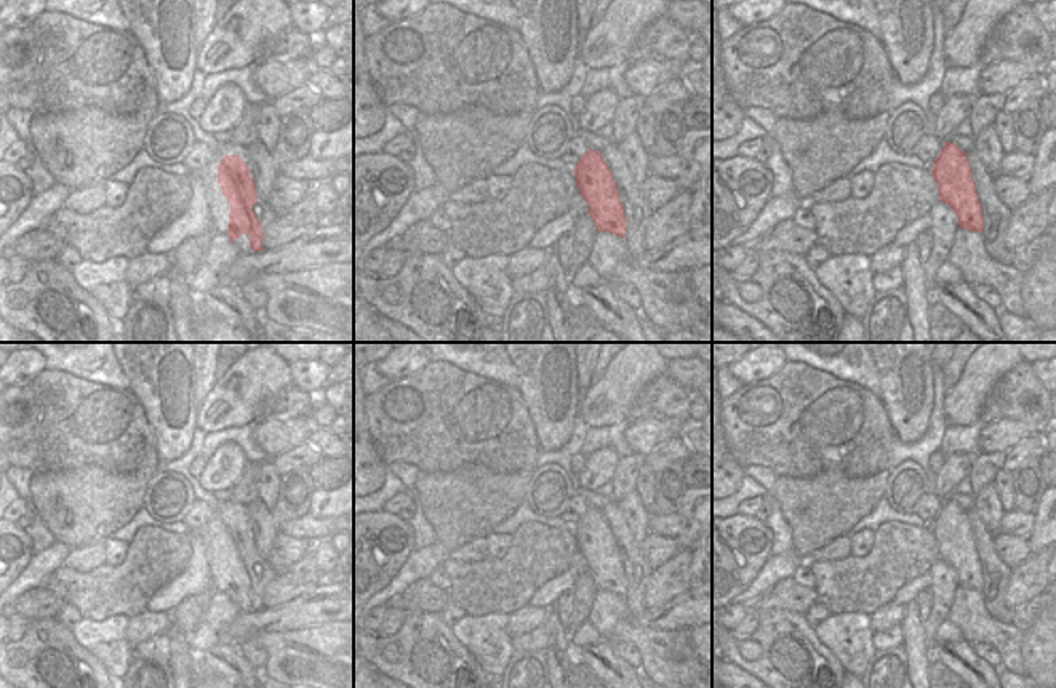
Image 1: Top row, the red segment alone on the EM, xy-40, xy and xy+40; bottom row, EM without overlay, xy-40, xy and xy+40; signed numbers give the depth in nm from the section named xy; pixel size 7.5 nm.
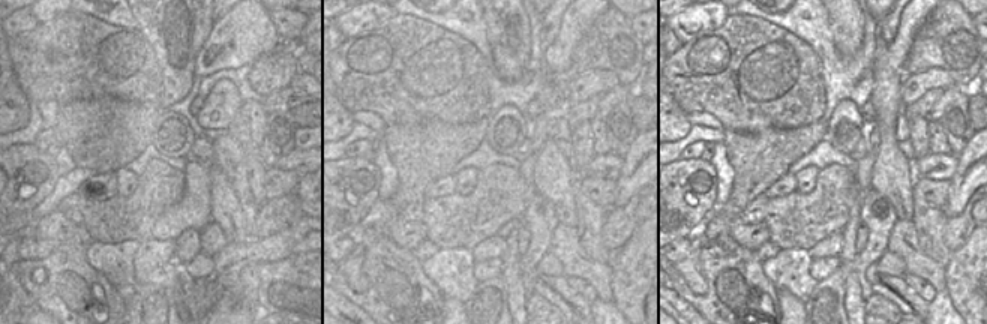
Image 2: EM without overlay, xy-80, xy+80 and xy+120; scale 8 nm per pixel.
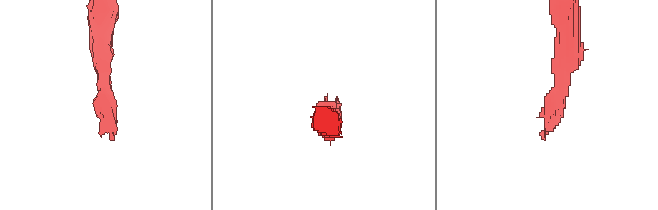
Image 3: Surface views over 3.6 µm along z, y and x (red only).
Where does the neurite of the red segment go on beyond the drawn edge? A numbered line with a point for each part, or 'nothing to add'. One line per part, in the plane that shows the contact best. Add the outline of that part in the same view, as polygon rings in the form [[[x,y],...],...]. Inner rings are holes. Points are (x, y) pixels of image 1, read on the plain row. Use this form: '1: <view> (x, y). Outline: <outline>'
1: xy-40 (244, 600). Outline: [[[243,592],[240,597],[235,597],[235,603],[240,606],[242,611],[253,611],[250,605],[250,594]]]

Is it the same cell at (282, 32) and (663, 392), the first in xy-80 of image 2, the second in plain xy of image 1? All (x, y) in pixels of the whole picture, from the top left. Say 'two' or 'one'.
two

